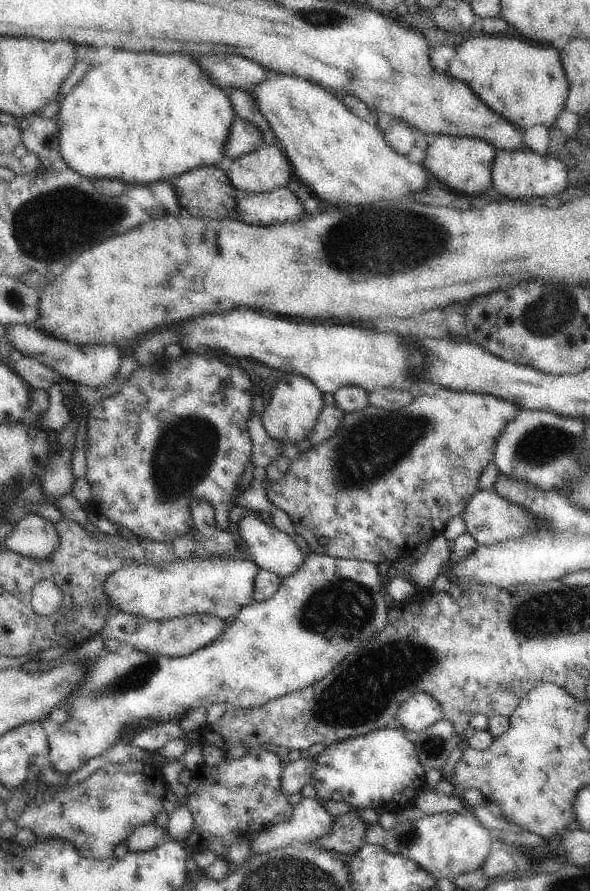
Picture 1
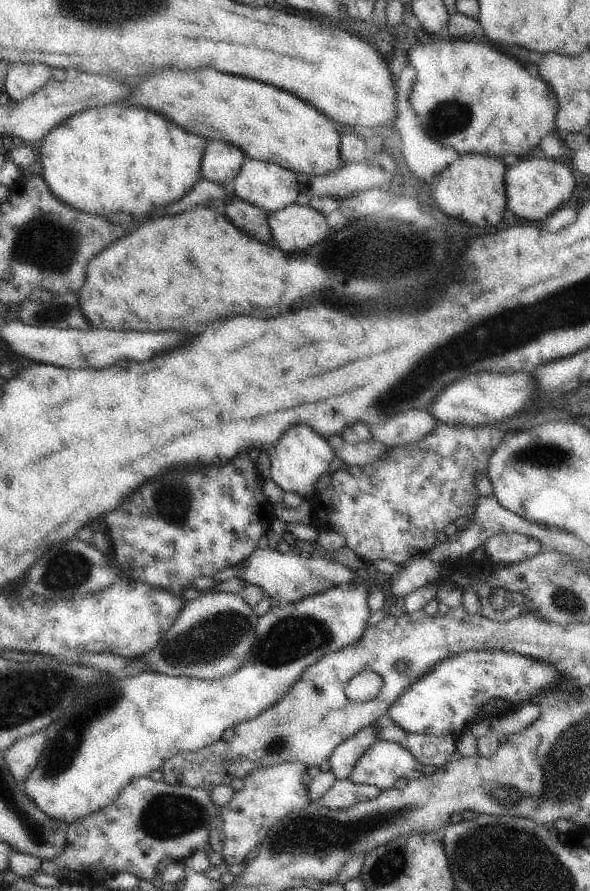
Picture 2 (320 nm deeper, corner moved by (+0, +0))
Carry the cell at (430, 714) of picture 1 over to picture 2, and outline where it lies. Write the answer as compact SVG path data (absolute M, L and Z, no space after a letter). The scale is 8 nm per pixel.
M469 650L438 661L426 674L420 675L402 694L387 708L390 712L391 724L400 726L408 733L419 735L459 736L469 729L478 717L486 717L483 709L492 701L505 701L512 708L520 708L525 704L539 703L543 707L542 698L546 692L555 690L561 683L568 683L569 678L561 675L559 670L549 662L529 657L520 653L500 650Z

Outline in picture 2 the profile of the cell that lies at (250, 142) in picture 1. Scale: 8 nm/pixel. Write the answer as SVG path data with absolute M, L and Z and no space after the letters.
M210 142L203 154L201 176L213 183L231 184L246 156L227 142Z

